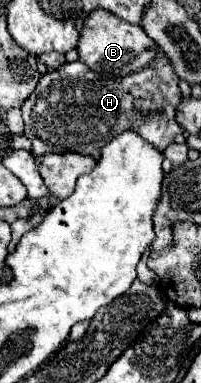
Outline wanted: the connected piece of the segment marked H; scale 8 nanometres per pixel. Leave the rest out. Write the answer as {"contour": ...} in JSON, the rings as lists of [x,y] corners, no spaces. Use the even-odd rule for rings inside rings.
{"contour":[[[159,50],[149,68],[123,78],[105,80],[79,60],[65,64],[59,70],[47,72],[41,76],[35,92],[23,104],[21,112],[25,122],[25,136],[33,142],[35,156],[49,152],[79,152],[99,160],[99,150],[103,144],[127,128],[135,128],[139,136],[163,152],[169,144],[173,144],[175,136],[183,132],[175,120],[179,98],[179,76],[175,74],[165,52]],[[147,114],[149,118],[145,118]],[[133,116],[139,120],[137,124],[131,122]]]}

